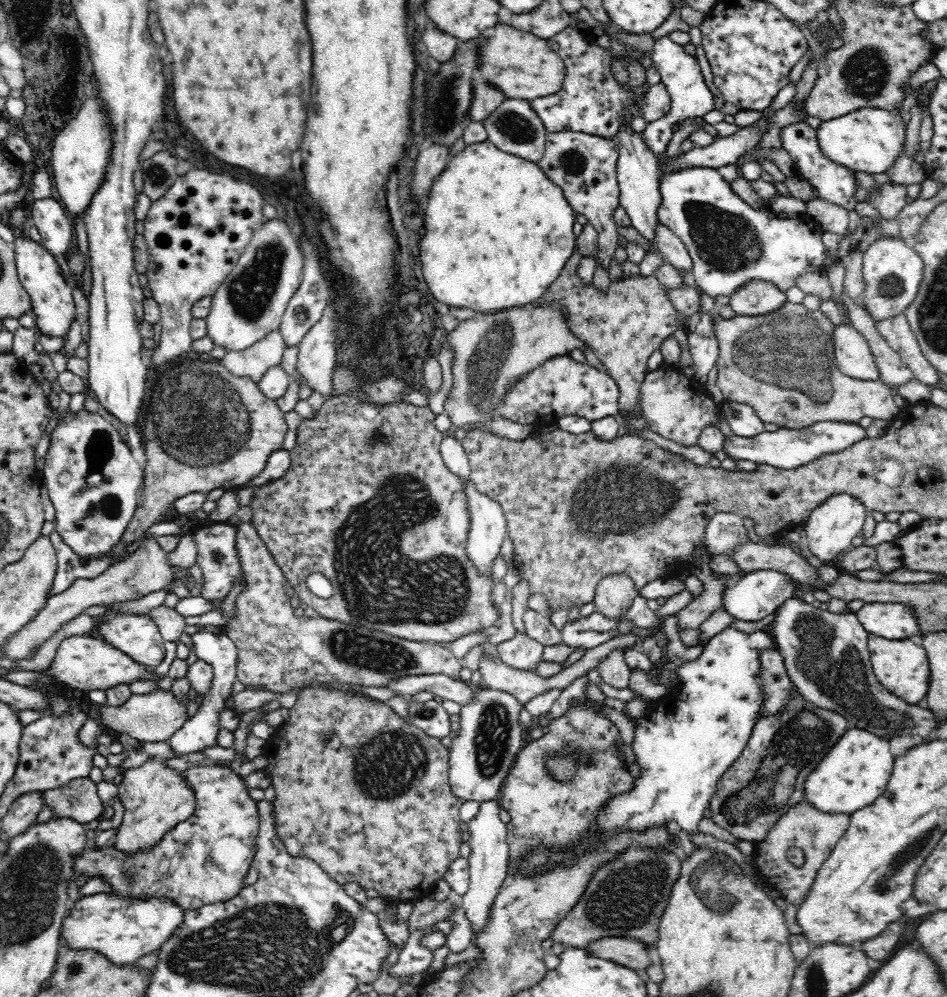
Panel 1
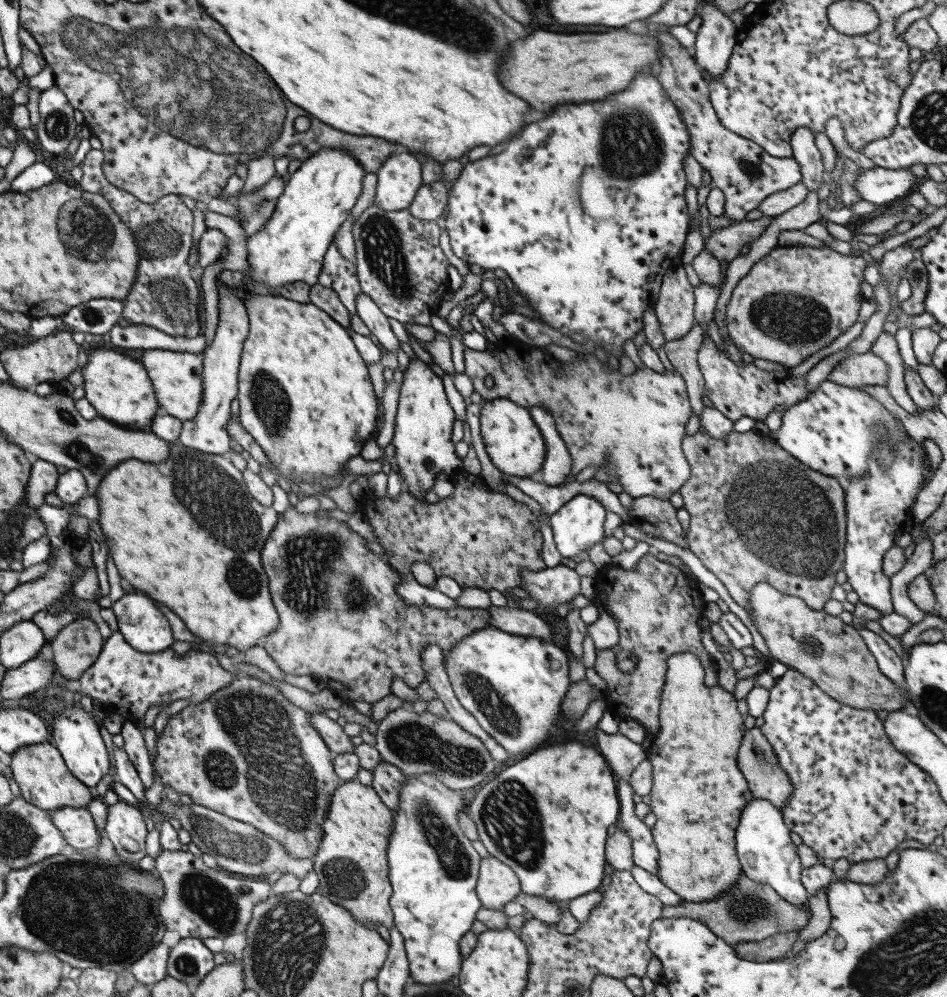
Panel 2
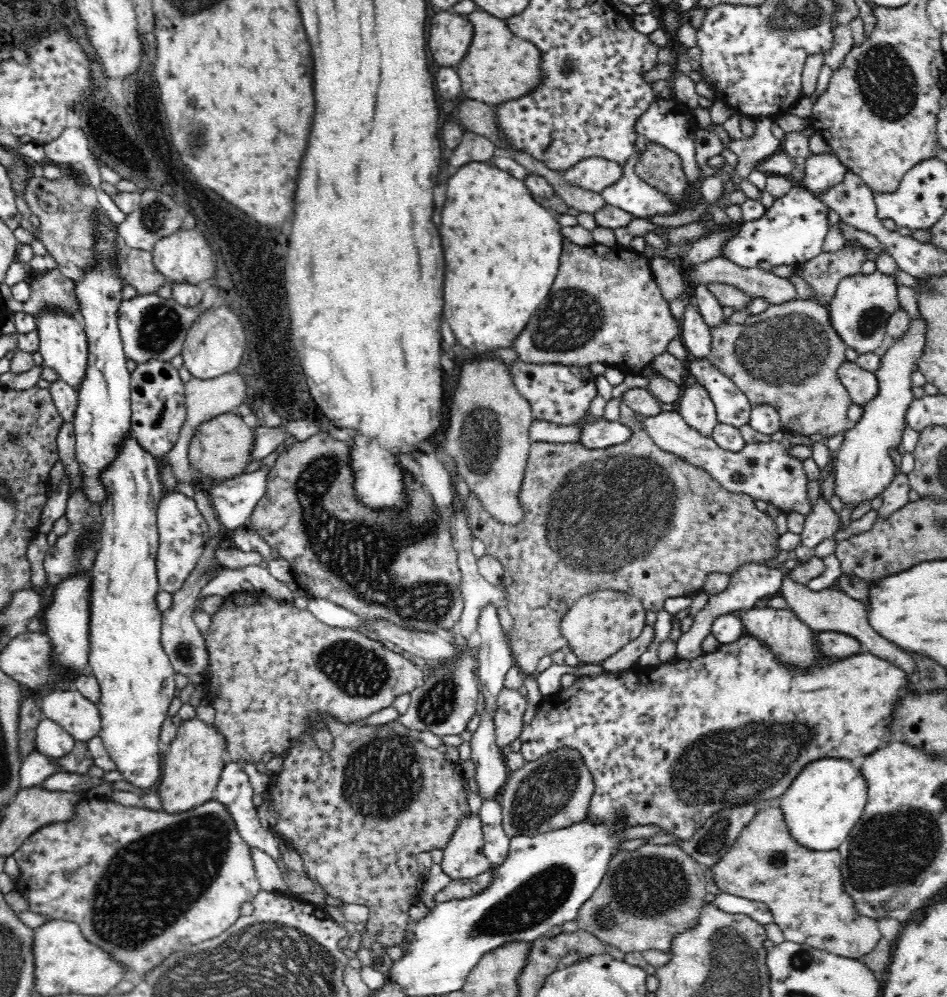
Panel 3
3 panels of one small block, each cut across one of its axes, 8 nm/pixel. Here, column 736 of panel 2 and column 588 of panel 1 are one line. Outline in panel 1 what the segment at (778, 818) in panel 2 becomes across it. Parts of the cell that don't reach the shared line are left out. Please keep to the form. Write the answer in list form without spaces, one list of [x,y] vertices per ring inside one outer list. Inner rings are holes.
[[[728,626],[704,646],[704,652],[698,660],[688,662],[678,670],[680,686],[670,690],[664,700],[652,704],[652,708],[636,726],[632,752],[642,770],[640,778],[630,792],[614,796],[608,800],[606,808],[596,814],[596,822],[584,834],[584,852],[598,852],[606,838],[612,838],[620,832],[642,832],[652,826],[668,826],[672,820],[688,834],[700,834],[698,822],[704,818],[704,810],[710,806],[712,796],[716,796],[716,788],[724,778],[724,772],[728,772],[728,768],[740,760],[740,754],[744,754],[754,726],[762,716],[760,710],[764,704],[764,684],[760,678],[760,652],[768,648],[776,648],[776,642],[768,630],[746,636]]]

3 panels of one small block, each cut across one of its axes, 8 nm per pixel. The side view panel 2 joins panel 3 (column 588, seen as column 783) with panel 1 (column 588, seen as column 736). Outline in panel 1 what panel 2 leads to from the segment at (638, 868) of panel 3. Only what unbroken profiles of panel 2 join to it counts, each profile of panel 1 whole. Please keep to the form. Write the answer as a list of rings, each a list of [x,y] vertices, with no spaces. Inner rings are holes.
[[[642,846],[628,848],[616,856],[616,860],[602,864],[592,874],[592,880],[578,904],[552,930],[552,940],[572,948],[586,948],[588,944],[608,936],[628,936],[652,948],[660,938],[660,920],[672,886],[680,878],[682,862],[682,854],[674,854],[670,850],[644,850]]]

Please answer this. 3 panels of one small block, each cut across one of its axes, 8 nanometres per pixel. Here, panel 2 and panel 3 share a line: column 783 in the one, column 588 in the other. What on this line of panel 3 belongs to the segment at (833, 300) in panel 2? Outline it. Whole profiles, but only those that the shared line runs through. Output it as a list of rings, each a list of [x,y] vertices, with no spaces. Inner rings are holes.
[[[562,236],[560,274],[552,286],[548,298],[540,304],[524,332],[512,346],[522,362],[528,364],[562,364],[562,366],[586,366],[600,362],[604,366],[618,366],[624,374],[640,376],[644,368],[652,364],[654,356],[666,352],[666,346],[682,334],[682,320],[674,318],[670,304],[656,284],[652,264],[644,254],[638,254],[622,246],[594,244],[582,248]]]

